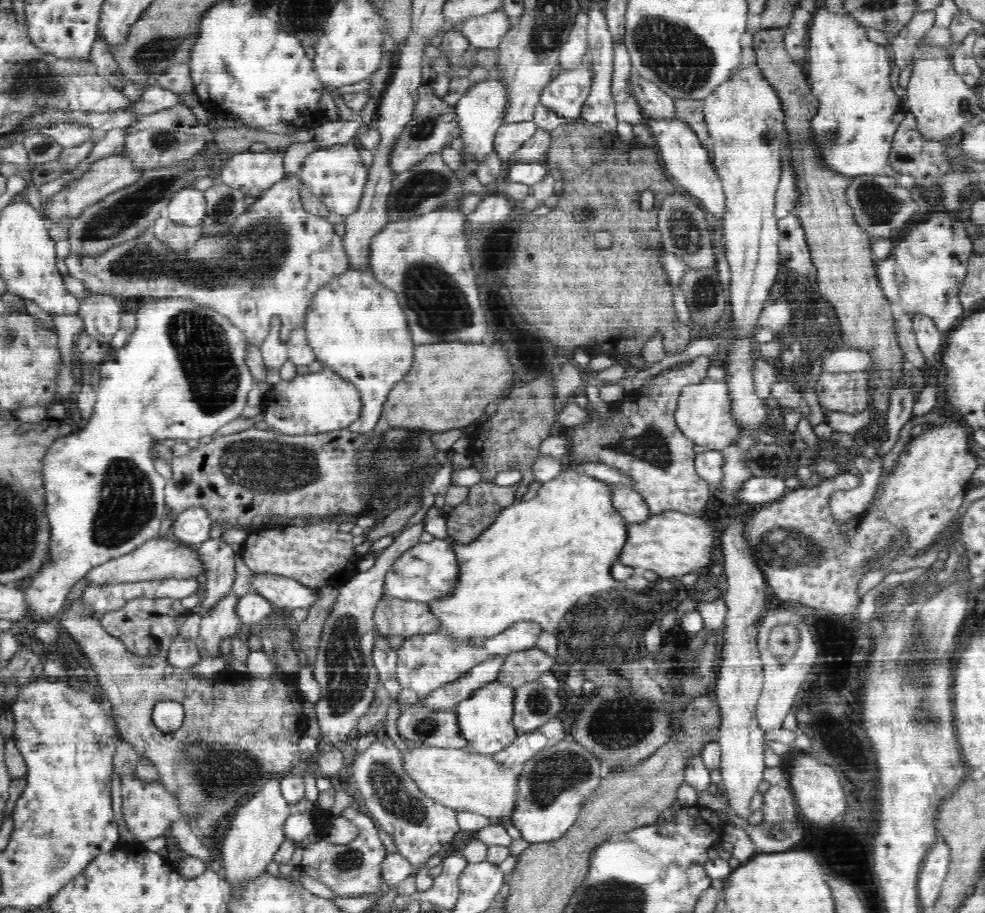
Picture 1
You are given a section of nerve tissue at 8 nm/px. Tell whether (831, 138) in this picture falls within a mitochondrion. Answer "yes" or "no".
yes

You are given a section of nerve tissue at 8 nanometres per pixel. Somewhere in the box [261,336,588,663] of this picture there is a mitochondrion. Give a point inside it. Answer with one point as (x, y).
(403, 455)

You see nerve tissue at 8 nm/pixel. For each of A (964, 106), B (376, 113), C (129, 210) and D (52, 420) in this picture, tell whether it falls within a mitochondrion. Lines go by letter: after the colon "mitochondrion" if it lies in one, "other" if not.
A: mitochondrion
B: other
C: mitochondrion
D: other

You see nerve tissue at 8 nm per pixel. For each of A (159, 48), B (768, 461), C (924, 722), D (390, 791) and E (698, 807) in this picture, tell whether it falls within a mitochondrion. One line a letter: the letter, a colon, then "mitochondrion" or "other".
A: mitochondrion
B: mitochondrion
C: mitochondrion
D: mitochondrion
E: other

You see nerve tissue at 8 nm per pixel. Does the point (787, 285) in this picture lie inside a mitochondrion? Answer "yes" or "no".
no

